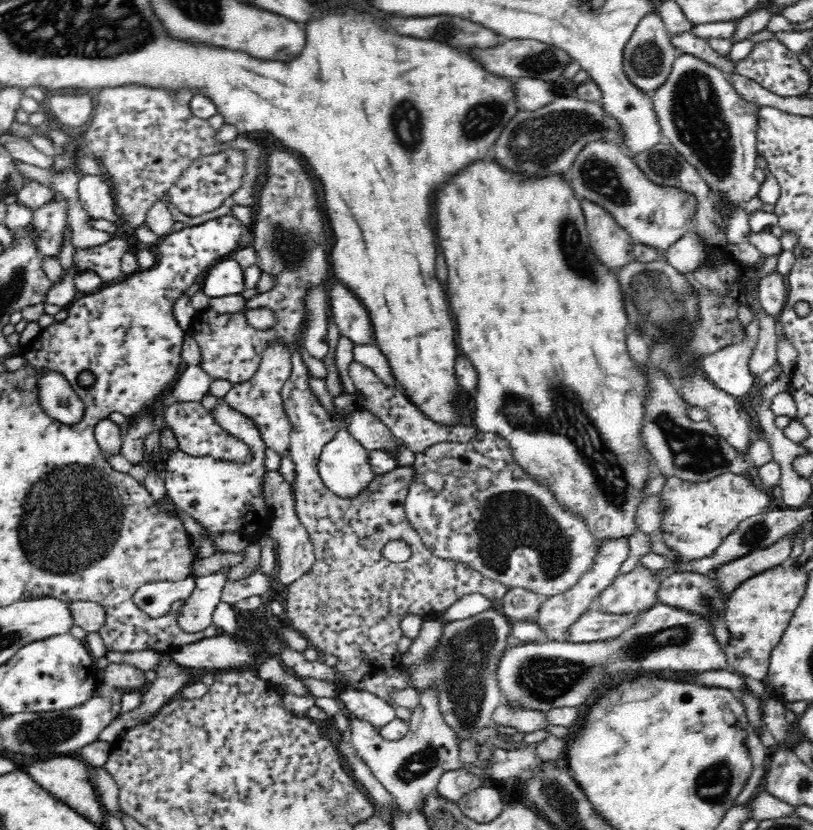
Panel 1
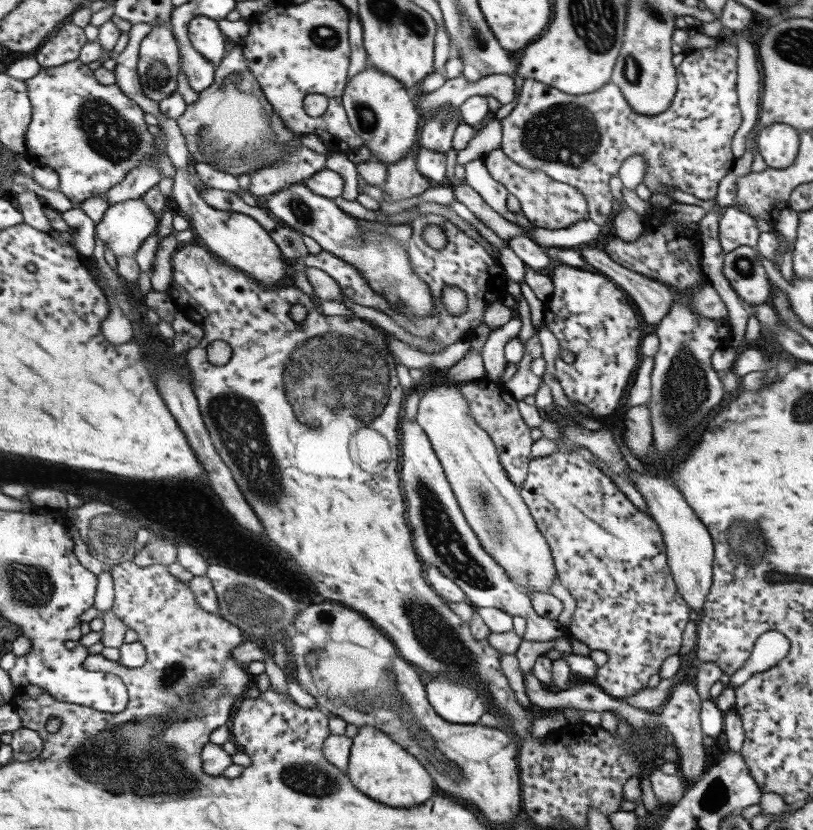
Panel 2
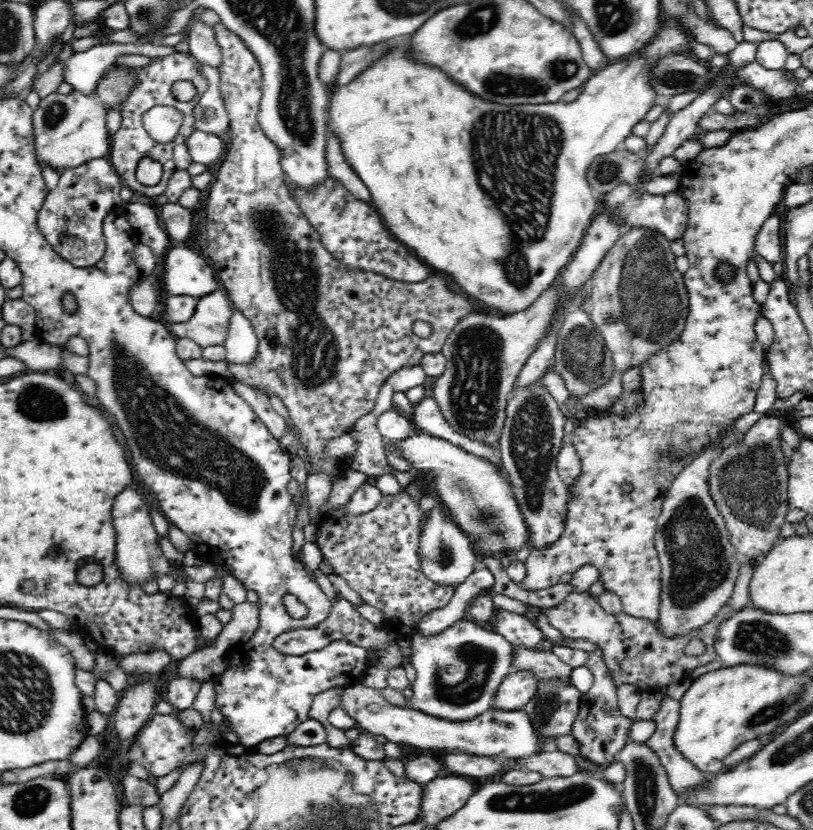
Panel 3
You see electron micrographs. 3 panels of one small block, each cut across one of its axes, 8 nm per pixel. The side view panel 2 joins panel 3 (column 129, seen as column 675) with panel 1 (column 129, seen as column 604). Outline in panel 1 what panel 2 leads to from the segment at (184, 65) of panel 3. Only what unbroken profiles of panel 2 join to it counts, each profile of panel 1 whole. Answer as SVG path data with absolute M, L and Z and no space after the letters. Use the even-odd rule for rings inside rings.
M130 86L122 90L100 90L96 94L96 110L90 120L90 126L84 132L84 144L108 170L110 182L116 190L114 202L118 206L118 212L122 212L124 224L130 224L134 228L142 226L146 222L148 210L158 198L166 198L172 222L182 222L188 228L200 226L214 218L232 216L232 208L236 204L254 208L254 204L258 202L258 186L264 182L266 176L266 152L264 148L260 148L262 144L256 142L254 136L246 134L238 136L228 144L216 144L216 130L206 120L196 118L190 110L192 98L198 96L196 92L182 90L178 94L166 94L164 90L146 90L140 86ZM228 148L240 148L242 152L248 152L244 160L244 176L240 190L226 198L226 202L214 212L206 212L196 218L184 216L168 198L166 190L170 190L170 186L178 180L178 176L188 168L192 160Z

